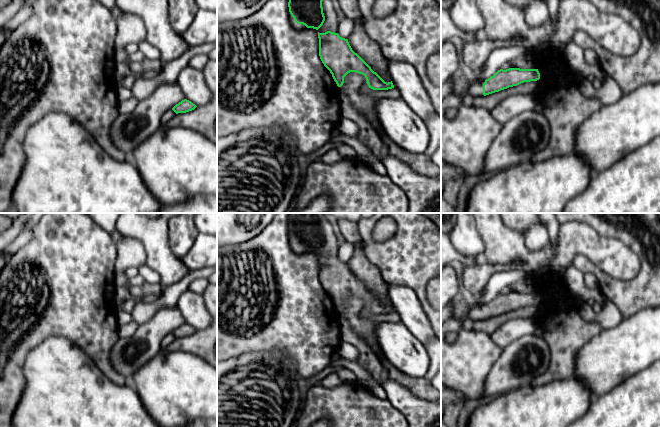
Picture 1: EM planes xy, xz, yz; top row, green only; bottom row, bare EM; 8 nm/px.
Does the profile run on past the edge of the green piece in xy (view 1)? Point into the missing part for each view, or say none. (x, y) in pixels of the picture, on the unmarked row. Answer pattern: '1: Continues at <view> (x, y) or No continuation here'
1: No continuation here

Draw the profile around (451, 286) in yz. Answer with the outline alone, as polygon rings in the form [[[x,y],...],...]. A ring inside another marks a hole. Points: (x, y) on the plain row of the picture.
[[[456,264],[447,265],[441,269],[441,310],[457,295],[463,295],[460,273]]]

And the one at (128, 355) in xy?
[[[177,306],[160,308],[150,320],[138,326],[132,337],[119,338],[113,345],[112,367],[131,383],[134,373],[161,352],[162,339],[184,323]]]

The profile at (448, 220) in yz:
[[[441,213],[441,233],[450,234],[455,226],[457,213]]]

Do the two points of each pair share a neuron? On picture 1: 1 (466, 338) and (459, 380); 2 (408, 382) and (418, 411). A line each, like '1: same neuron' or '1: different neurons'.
1: same neuron
2: different neurons

